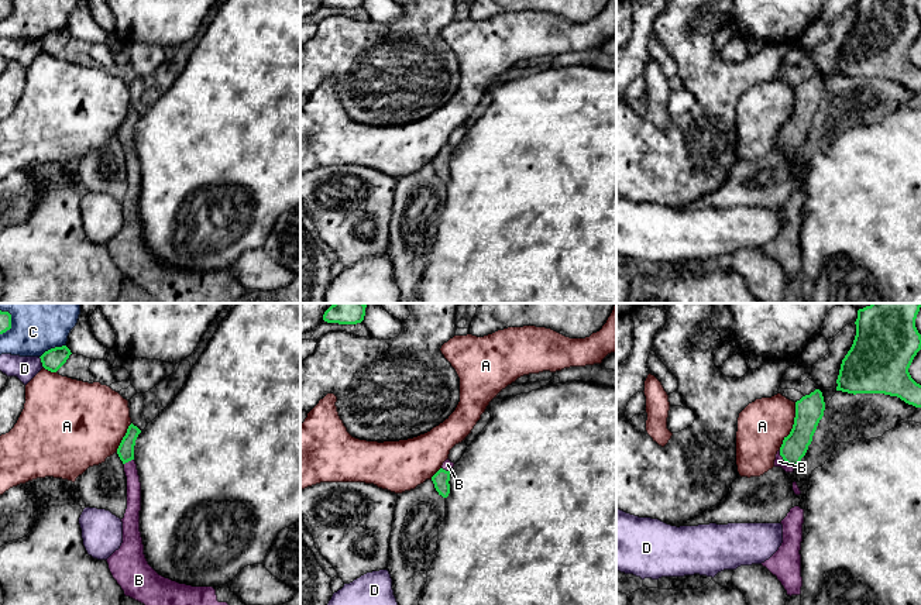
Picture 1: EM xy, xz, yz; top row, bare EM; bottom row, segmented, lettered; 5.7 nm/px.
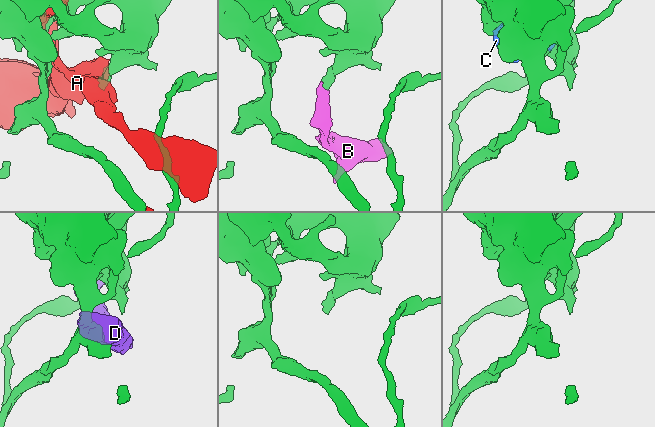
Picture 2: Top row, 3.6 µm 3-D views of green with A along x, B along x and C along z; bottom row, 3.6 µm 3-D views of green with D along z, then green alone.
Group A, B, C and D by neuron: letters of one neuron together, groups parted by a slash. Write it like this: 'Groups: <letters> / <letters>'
Groups: A / B / C / D

